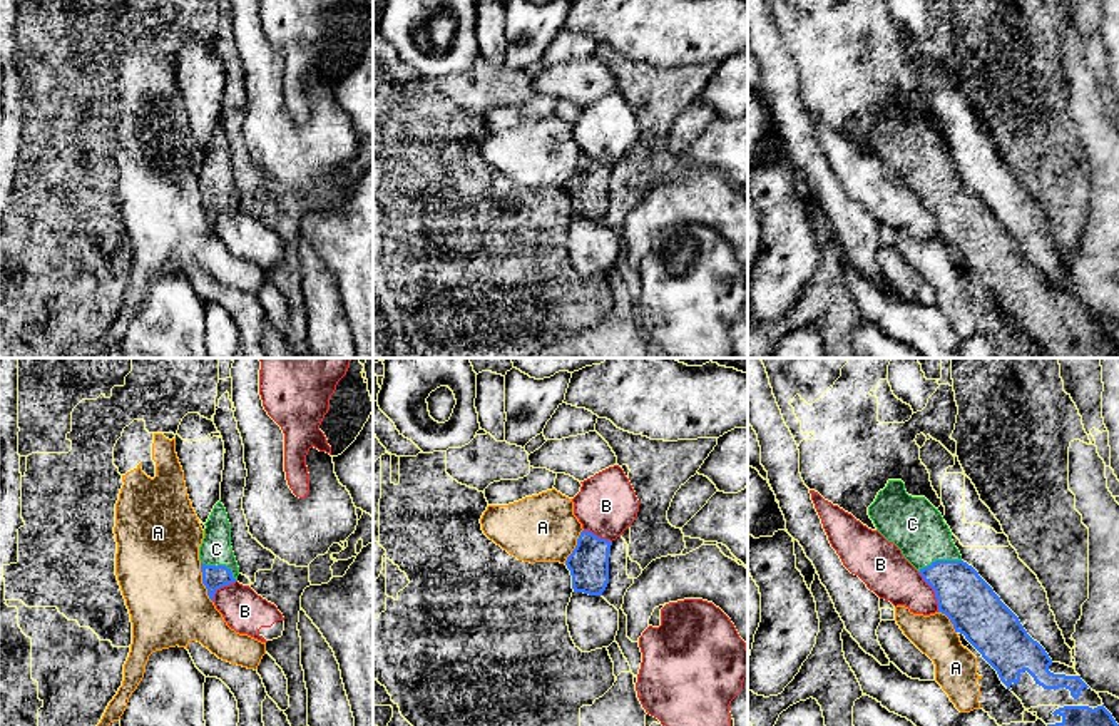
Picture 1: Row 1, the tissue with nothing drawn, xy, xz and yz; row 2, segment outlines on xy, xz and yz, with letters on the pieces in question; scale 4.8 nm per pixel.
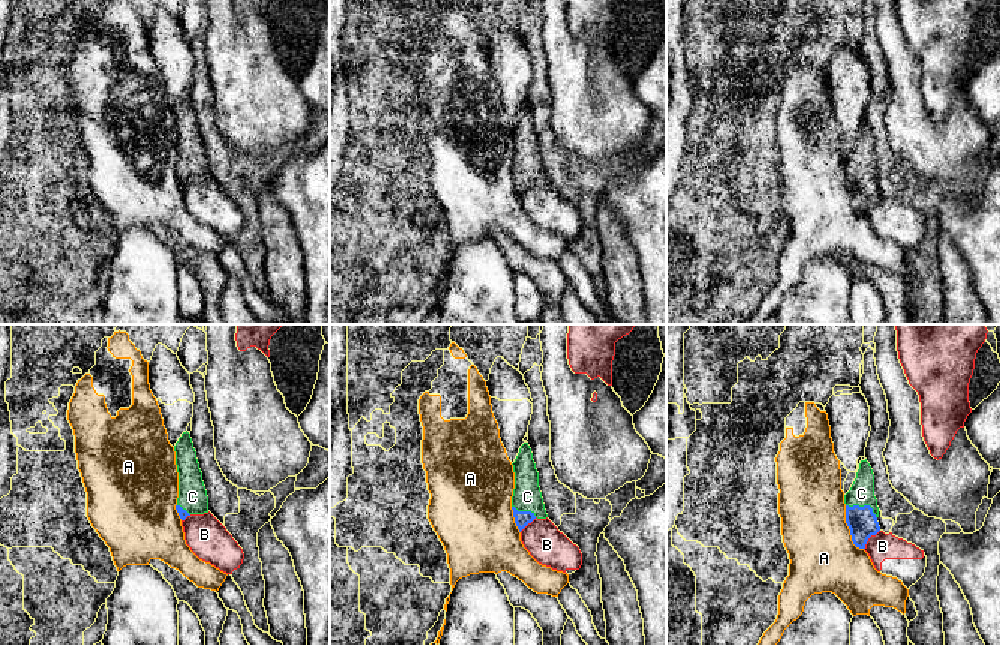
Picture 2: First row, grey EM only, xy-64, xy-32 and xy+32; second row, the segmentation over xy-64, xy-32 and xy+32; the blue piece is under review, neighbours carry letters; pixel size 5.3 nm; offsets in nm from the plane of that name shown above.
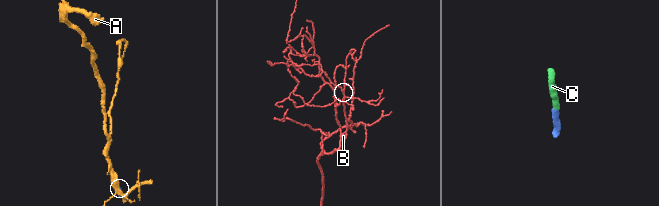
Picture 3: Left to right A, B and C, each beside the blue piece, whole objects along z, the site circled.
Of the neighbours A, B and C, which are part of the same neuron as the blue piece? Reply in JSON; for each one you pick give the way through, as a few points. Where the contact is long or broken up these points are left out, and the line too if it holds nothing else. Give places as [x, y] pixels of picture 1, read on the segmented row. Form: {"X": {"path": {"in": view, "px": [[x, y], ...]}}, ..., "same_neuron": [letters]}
{"C": {"path": {"in": "yz", "px": [[969, 603], [939, 561], [912, 524]]}}, "same_neuron": ["C"]}

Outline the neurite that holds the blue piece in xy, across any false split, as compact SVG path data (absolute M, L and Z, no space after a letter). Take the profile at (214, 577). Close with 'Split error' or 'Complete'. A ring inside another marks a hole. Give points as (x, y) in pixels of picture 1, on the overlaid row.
M221 500L204 524L204 539L199 547L202 584L214 602L217 589L238 580L239 567L231 547L231 524Z. Split error

